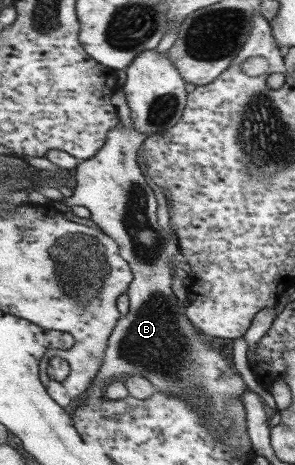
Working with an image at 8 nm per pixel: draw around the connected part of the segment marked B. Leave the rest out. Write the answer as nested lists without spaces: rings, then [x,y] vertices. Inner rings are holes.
[[[120,123],[109,132],[107,143],[99,153],[91,159],[83,160],[78,165],[75,170],[78,184],[73,189],[73,195],[65,198],[67,206],[82,205],[90,210],[89,218],[118,243],[120,255],[129,263],[134,274],[134,281],[128,290],[130,310],[119,320],[119,324],[113,330],[104,364],[95,378],[95,387],[105,390],[107,384],[119,379],[119,375],[146,377],[159,389],[159,392],[185,395],[189,403],[199,407],[201,415],[207,421],[205,425],[209,431],[218,431],[218,428],[220,431],[234,431],[235,421],[228,412],[228,406],[234,399],[242,399],[242,396],[248,392],[247,383],[245,379],[238,377],[239,374],[235,373],[235,369],[229,365],[225,355],[217,353],[211,347],[208,336],[191,323],[187,317],[185,305],[179,302],[173,289],[173,257],[180,254],[180,241],[177,238],[171,239],[171,235],[165,233],[163,227],[159,225],[159,215],[157,215],[159,203],[157,203],[155,191],[145,181],[145,175],[137,163],[139,149],[147,138],[147,134]],[[210,411],[214,411],[213,417],[209,415]]]

